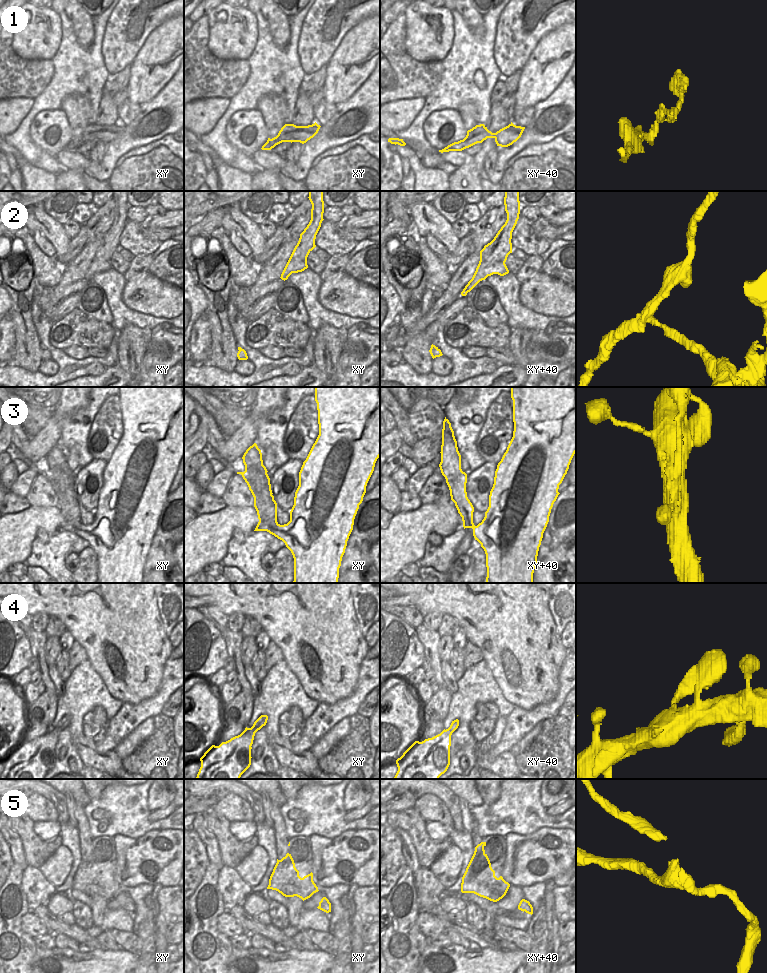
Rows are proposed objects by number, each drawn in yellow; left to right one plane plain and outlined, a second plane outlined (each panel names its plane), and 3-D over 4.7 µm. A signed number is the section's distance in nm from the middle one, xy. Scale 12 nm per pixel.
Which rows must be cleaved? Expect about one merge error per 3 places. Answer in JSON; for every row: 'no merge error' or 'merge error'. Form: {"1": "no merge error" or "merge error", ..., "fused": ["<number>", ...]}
{"1": "merge error", "2": "merge error", "3": "merge error", "4": "no merge error", "5": "merge error", "fused": ["1", "2", "3", "5"]}

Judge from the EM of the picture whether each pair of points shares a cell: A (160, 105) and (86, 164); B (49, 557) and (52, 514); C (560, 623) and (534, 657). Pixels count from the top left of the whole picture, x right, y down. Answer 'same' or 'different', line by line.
A: same
B: different
C: different

